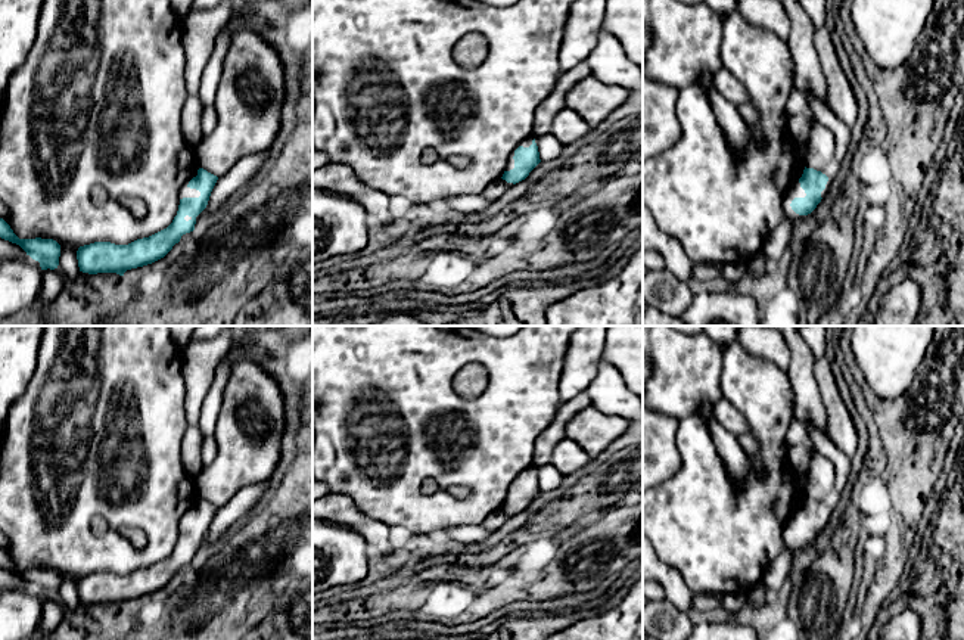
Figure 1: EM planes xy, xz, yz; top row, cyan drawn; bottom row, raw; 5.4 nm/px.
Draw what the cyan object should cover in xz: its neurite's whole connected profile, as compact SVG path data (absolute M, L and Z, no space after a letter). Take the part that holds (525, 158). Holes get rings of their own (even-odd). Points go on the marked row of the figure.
M537 136L525 139L511 152L506 171L503 174L503 183L510 187L522 180L525 180L529 173L541 162L539 152L537 146Z

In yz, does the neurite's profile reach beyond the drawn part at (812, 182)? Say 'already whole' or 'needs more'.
needs more

